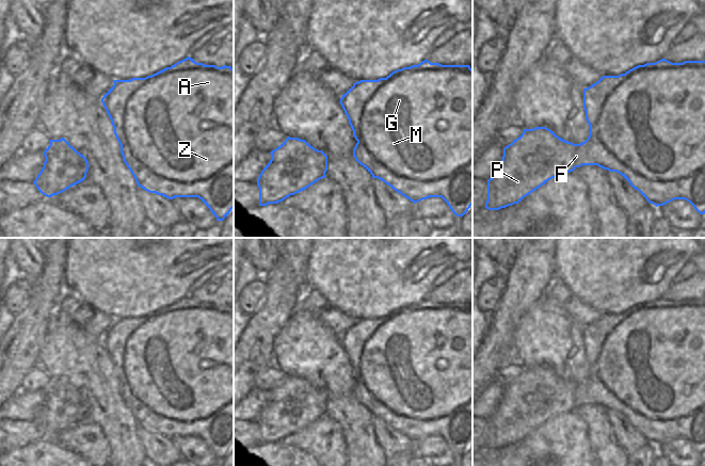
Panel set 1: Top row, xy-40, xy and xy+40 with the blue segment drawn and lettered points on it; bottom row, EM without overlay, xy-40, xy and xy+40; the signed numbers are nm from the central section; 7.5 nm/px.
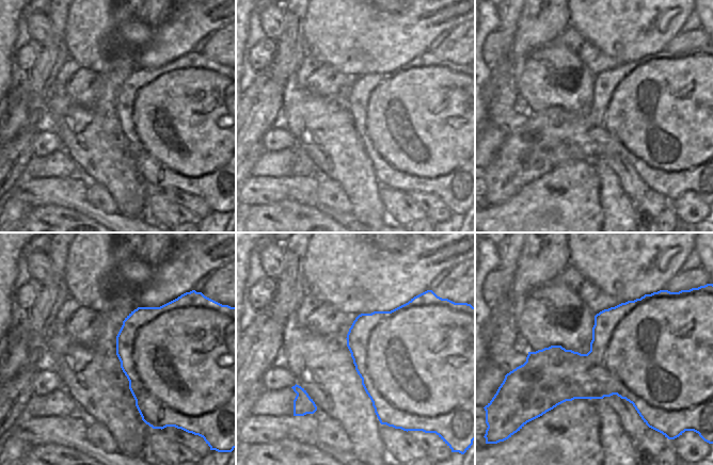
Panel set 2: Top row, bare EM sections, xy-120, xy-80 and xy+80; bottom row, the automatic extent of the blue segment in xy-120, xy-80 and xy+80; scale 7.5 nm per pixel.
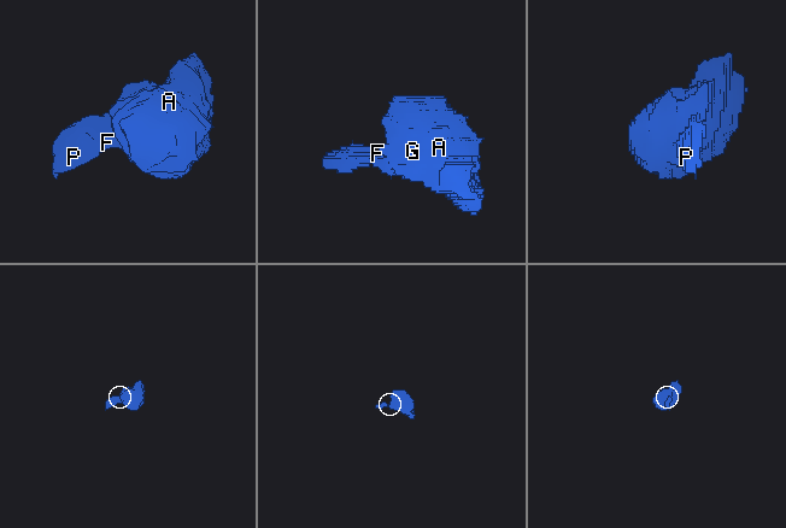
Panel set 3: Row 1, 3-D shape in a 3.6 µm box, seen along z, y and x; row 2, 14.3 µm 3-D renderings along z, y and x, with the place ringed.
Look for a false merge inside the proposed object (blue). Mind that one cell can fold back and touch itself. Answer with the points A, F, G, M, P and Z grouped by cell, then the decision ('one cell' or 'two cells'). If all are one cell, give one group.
groups A F G M P Z; one cell

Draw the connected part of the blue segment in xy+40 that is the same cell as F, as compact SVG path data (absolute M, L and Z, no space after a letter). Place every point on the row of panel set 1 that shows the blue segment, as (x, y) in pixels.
M661 59L638 65L619 76L603 76L583 89L583 109L590 134L580 144L567 142L546 127L535 127L524 129L516 140L503 148L502 160L487 180L486 209L499 210L518 204L557 176L582 165L597 165L621 174L656 207L674 199L685 199L700 214L705 213L705 61L672 63Z

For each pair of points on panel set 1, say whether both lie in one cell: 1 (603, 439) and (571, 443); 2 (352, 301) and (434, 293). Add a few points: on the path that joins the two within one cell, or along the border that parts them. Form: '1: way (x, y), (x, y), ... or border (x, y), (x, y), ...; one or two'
1: border (579, 417), (587, 427), (587, 438), (592, 454); two
2: border (432, 288), (426, 296); two

